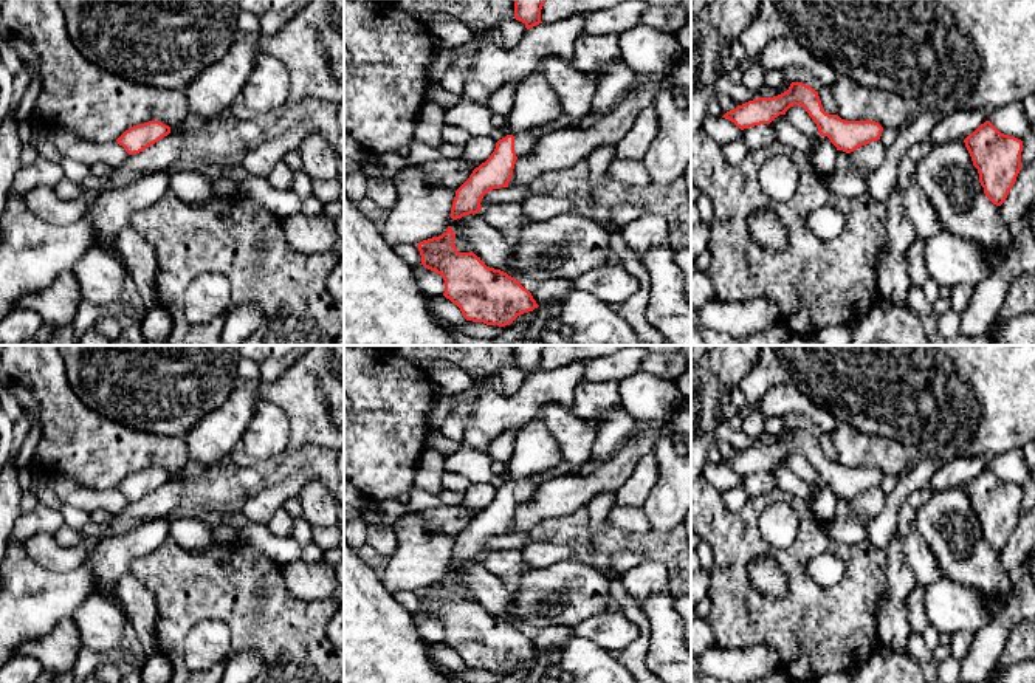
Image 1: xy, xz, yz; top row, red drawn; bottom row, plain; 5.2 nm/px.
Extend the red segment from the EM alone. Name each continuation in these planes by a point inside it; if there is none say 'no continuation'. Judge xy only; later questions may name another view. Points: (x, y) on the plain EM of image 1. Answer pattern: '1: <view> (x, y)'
no continuation

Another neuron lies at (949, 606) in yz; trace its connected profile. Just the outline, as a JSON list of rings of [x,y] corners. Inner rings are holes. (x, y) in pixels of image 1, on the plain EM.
[[[948,578],[925,585],[923,607],[930,626],[947,633],[976,632],[995,620],[989,596]]]

